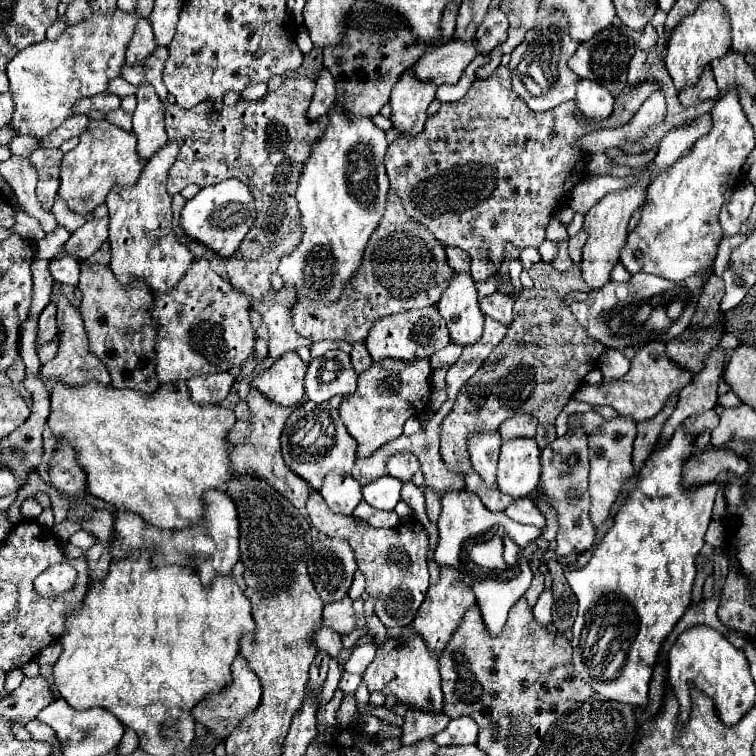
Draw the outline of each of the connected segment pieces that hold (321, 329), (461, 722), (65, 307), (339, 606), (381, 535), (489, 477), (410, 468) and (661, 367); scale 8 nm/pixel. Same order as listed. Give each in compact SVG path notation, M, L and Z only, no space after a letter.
M390 190L386 214L366 246L358 274L348 282L340 300L326 306L316 306L312 300L296 300L292 306L292 320L296 332L312 342L364 342L376 320L414 308L434 306L440 300L444 286L452 280L452 274L454 270L448 266L444 246L440 246L424 226L406 216L398 194Z
M456 718L450 720L444 732L436 734L434 742L438 746L462 746L462 744L476 744L478 738L478 726L472 718Z
M60 296L56 300L56 306L58 306L58 336L60 336L60 350L58 354L42 364L40 368L40 374L42 376L48 376L48 378L54 378L58 382L64 382L66 386L84 386L88 382L100 382L100 384L110 384L110 374L106 370L106 366L88 350L88 338L86 338L86 330L84 330L84 324L82 324L82 318L80 318L80 312L74 304L70 304L64 296Z
M344 596L340 602L330 602L324 606L322 624L340 634L350 634L356 626L356 616L352 608L352 600Z
M312 492L308 498L308 516L314 526L332 536L346 540L354 554L358 570L366 578L366 592L376 600L376 616L382 620L386 628L408 626L412 624L424 596L428 592L428 566L426 566L426 550L428 536L426 528L418 520L404 520L394 528L374 528L368 522L362 522L354 516L334 514L318 492Z
M488 432L488 434L474 434L468 440L468 452L474 470L480 474L480 478L486 482L488 488L496 490L496 464L500 454L500 434Z
M398 452L398 454L394 454L394 456L388 458L386 468L388 468L390 476L406 482L406 480L412 480L412 476L420 470L420 462L410 452Z
M652 341L636 352L632 360L632 368L626 376L618 380L604 380L602 384L596 386L580 386L576 394L572 394L572 400L580 400L594 406L606 404L612 406L616 412L620 412L620 416L628 416L634 422L642 422L656 416L664 408L664 402L674 392L680 392L684 386L688 386L690 380L692 380L690 372L684 372L680 366L676 368L676 364L670 362L670 358L664 352L664 344Z

